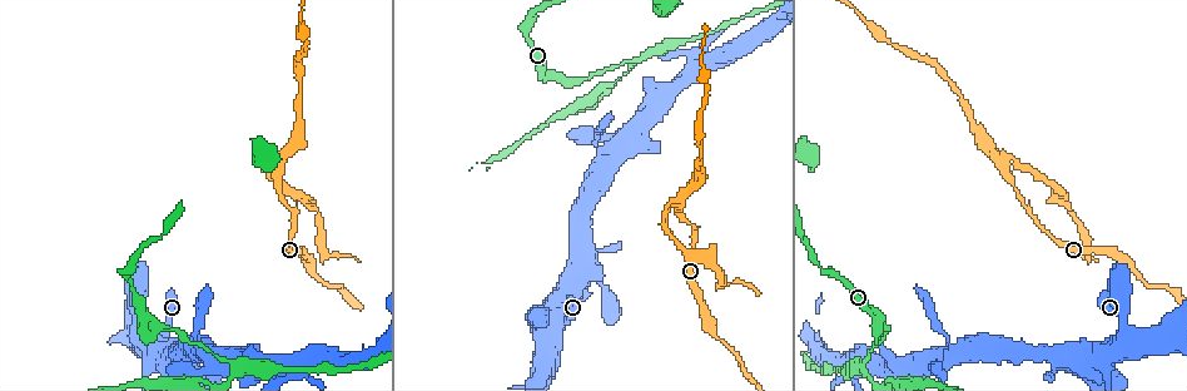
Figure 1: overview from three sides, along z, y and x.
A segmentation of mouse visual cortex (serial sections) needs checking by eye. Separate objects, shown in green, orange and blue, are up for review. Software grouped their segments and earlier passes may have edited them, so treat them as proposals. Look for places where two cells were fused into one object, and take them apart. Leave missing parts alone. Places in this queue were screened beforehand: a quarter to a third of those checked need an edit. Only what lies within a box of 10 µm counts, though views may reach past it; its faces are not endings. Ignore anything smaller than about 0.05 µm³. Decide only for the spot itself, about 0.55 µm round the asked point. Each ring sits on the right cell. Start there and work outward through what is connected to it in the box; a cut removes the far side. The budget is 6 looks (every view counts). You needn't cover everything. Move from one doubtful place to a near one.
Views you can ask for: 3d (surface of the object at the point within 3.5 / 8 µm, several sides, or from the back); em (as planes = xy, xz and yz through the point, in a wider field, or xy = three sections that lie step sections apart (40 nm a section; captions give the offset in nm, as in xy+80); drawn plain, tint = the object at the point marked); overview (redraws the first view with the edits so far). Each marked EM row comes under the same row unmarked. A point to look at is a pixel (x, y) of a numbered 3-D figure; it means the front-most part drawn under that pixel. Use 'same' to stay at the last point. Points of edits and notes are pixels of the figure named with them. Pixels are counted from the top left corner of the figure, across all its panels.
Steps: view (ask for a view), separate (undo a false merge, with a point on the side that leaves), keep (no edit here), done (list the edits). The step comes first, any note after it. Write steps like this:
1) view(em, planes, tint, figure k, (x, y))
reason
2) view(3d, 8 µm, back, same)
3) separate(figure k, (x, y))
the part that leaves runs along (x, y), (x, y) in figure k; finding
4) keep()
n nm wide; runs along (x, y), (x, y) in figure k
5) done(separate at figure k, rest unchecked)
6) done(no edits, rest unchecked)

view(3d, 3.5 µm, figure 1, (639, 61))
small branch off a trunk

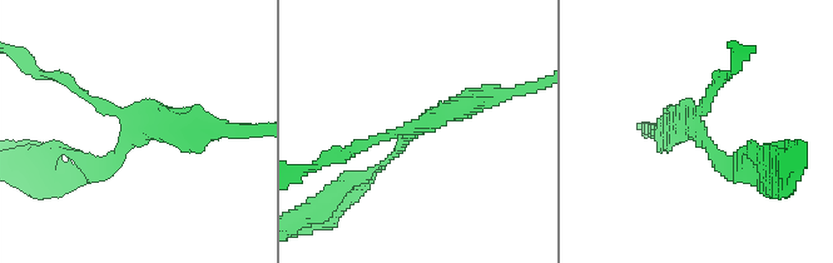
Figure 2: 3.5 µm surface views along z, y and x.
view(em, xy, step 1, tint, figure 2, (696, 118))
3 arms; arms of 100, 150, 300 nm

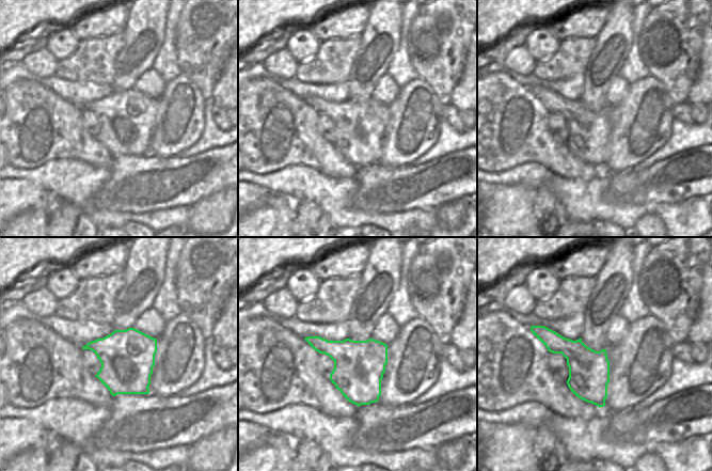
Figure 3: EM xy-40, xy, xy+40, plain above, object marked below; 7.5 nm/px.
keep()
runs along (343, 155), (490, 98) in figure 2; one cell here

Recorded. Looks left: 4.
view(3d, 8 µm, figure 1, (555, 323))
sharp bend

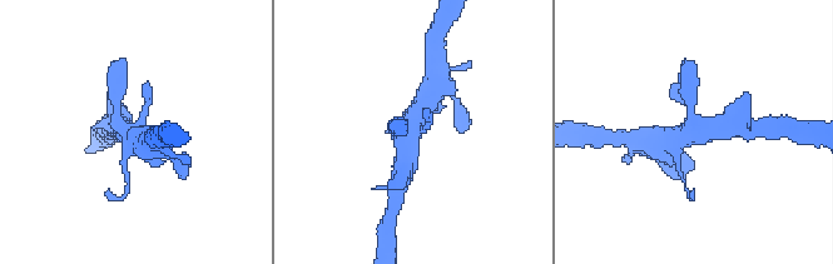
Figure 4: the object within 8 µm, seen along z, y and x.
view(3d, 3.5 µm, back, same)

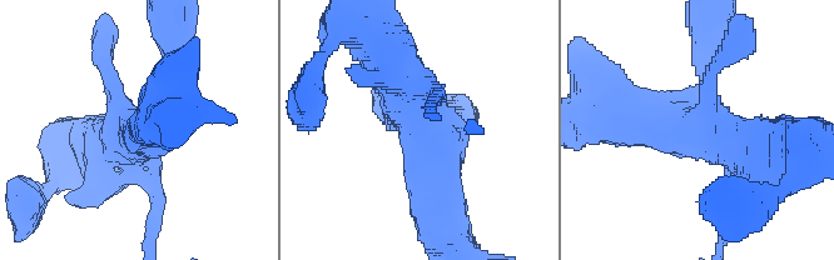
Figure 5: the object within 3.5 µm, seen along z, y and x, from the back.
keep()
runs along (721, 60), (696, 129), (625, 121) in figure 5; one cell here

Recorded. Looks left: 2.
view(3d, 3.5 µm, figure 1, (679, 196))
three arms meet

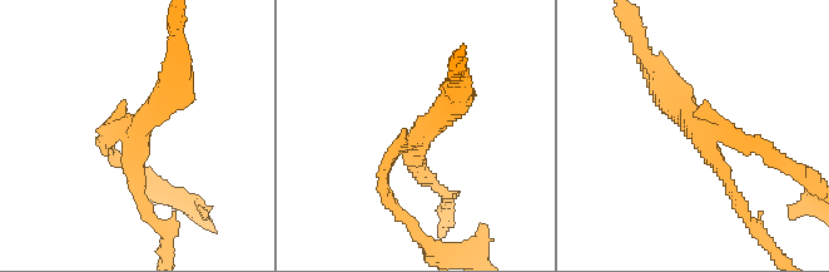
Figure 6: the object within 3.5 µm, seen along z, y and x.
view(em, xy, step 1, tint, figure 6, (700, 138))
3 arms; arms of 100, 150, 350 nm; need the tissue

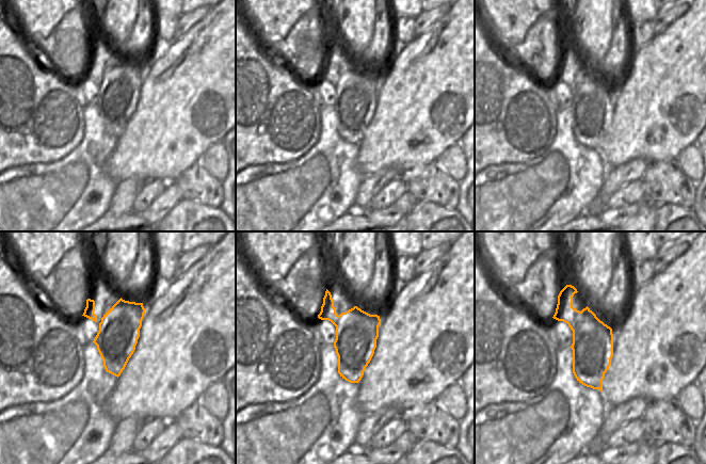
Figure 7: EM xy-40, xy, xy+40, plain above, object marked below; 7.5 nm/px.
separate(figure 6, (756, 143))
the part that leaves runs along (720, 125), (810, 176) in figure 6; two cells meet here

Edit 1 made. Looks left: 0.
done(separate at figure 6, rest unchecked)

